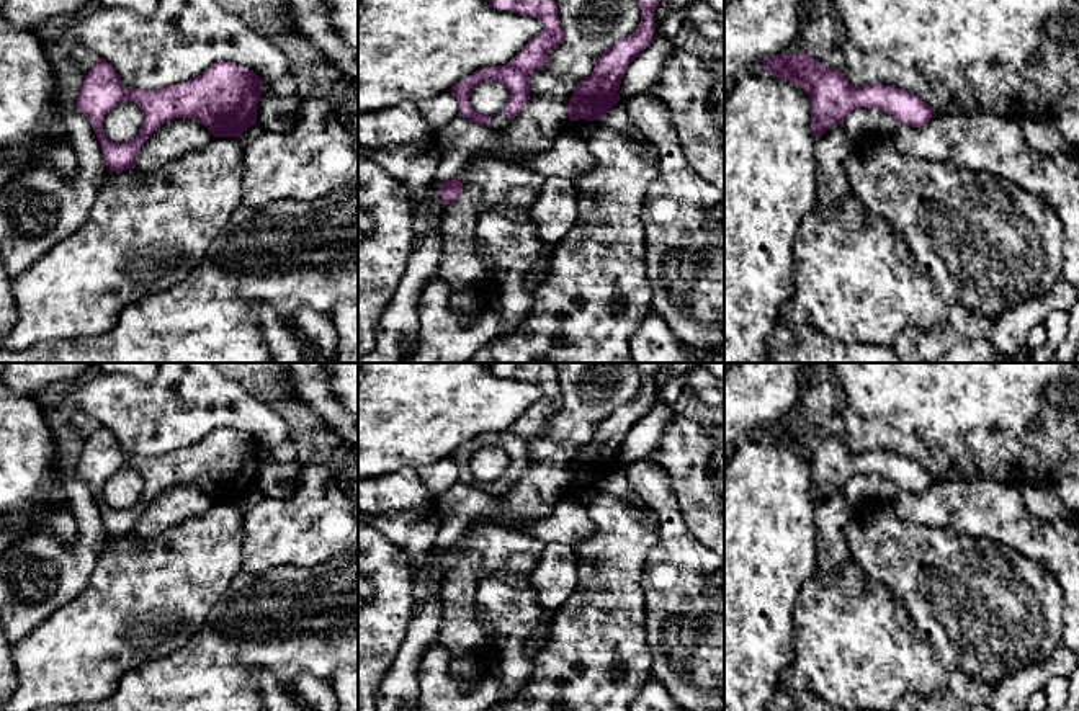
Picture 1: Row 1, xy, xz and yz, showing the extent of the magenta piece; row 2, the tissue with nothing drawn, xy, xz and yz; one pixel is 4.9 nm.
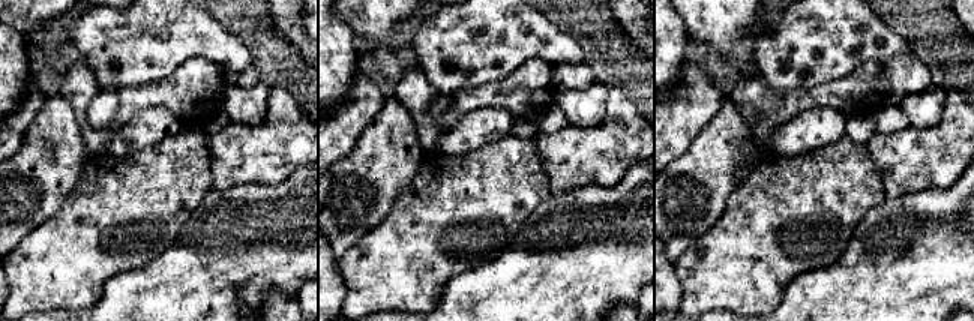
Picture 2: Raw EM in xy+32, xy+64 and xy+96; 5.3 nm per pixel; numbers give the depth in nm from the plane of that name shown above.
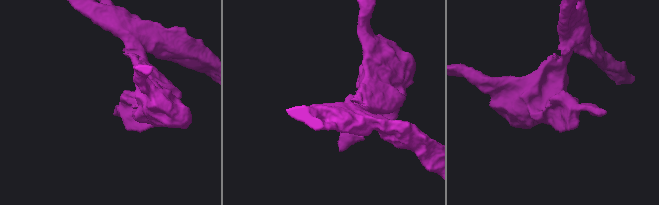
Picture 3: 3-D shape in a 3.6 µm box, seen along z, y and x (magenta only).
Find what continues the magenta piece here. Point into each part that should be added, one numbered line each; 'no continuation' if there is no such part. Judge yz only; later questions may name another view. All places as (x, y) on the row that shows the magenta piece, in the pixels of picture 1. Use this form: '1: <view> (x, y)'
no continuation

